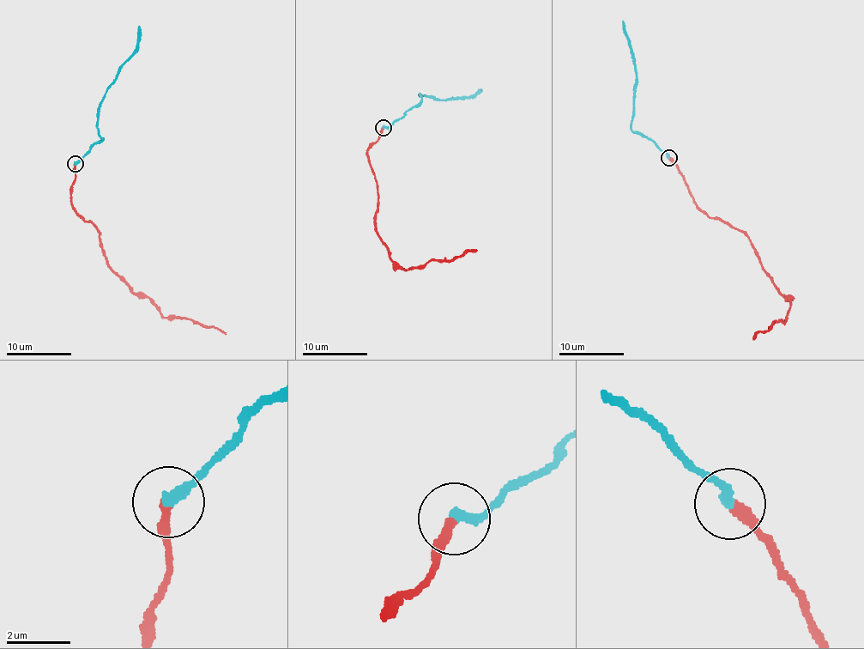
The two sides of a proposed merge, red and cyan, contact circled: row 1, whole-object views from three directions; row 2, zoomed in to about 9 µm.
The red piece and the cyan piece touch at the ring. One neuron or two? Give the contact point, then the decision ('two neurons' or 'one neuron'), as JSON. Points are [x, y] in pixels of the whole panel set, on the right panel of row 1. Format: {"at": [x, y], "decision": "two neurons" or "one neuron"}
{"at": [668, 157], "decision": "one neuron"}

